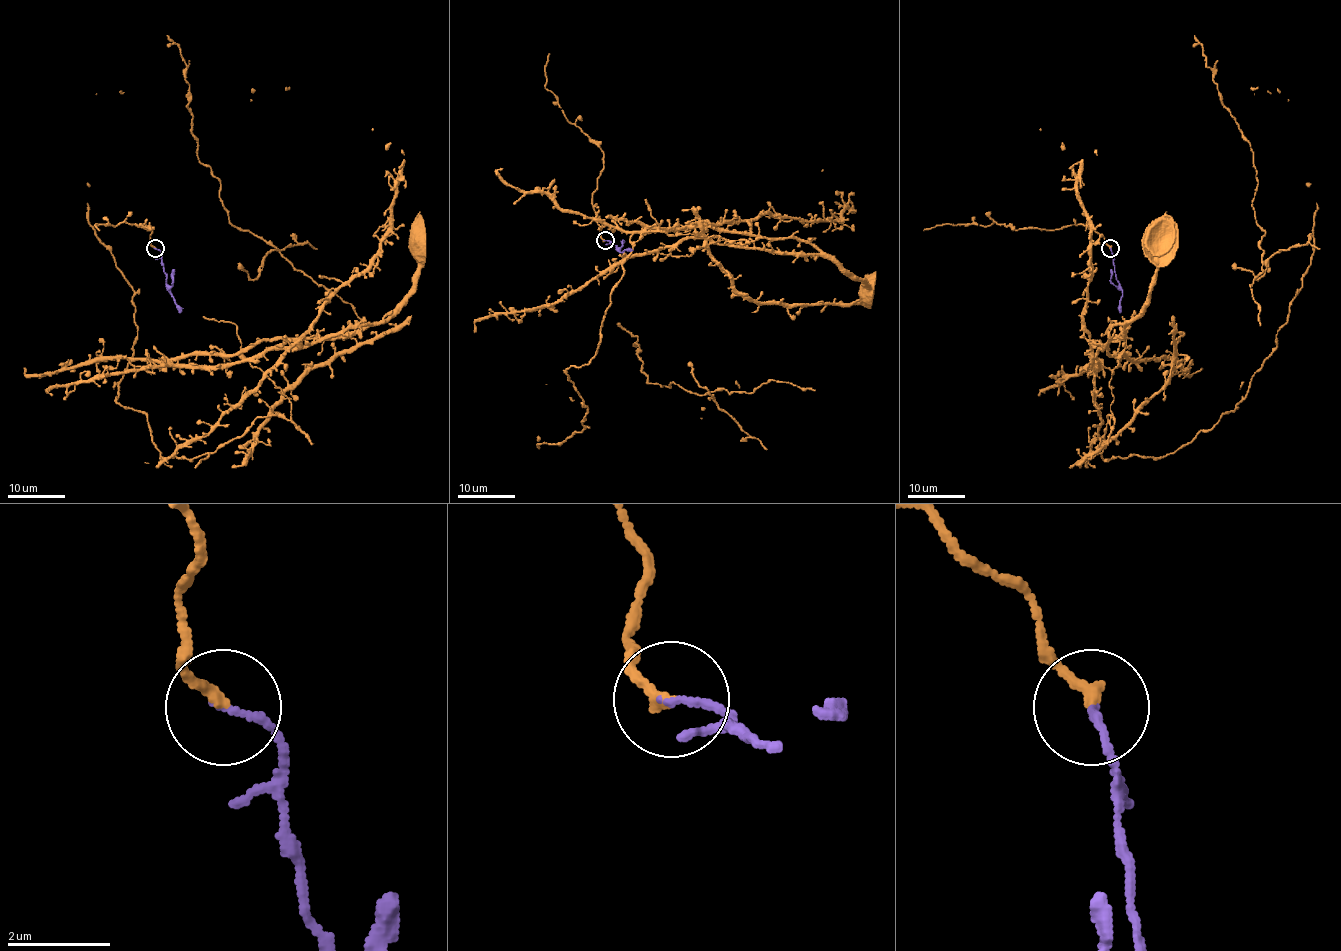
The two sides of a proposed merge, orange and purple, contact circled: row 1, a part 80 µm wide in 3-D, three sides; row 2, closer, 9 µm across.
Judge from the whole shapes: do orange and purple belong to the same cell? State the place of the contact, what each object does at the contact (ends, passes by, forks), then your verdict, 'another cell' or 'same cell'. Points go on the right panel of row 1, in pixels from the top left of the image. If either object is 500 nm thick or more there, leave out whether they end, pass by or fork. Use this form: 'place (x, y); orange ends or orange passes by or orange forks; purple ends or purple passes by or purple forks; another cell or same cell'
place (1110, 248); orange ends; purple ends; same cell

